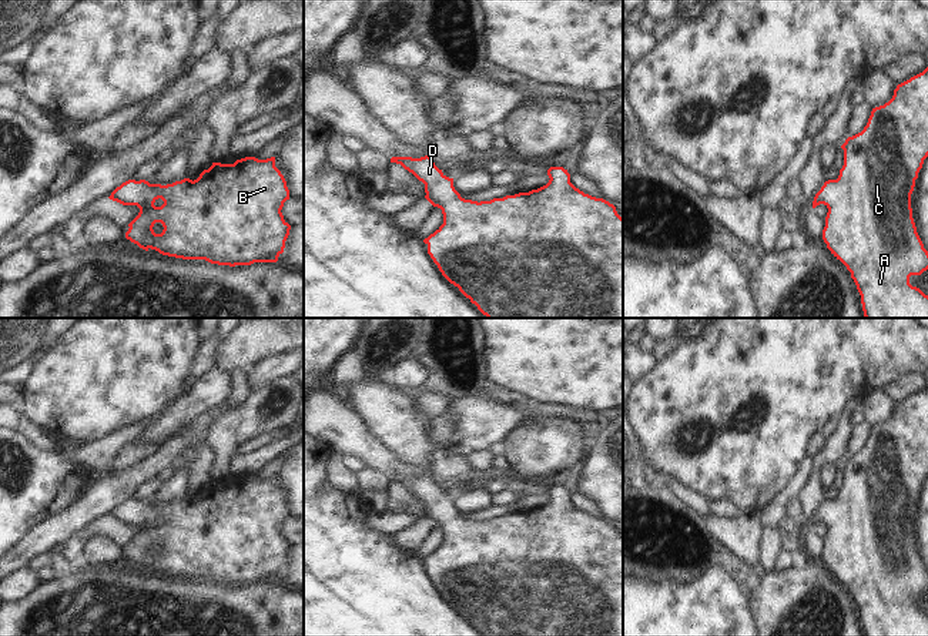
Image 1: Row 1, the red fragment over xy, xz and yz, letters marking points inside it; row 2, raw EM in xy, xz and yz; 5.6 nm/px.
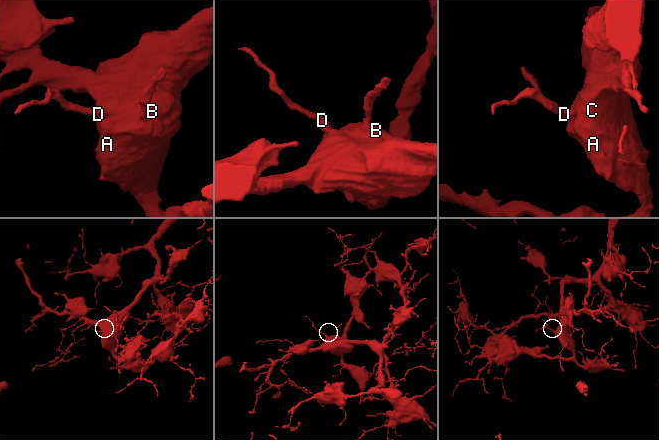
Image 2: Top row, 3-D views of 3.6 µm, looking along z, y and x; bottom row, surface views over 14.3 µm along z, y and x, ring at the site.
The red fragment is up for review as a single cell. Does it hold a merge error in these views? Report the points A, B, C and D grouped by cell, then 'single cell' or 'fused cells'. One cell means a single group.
A B C D | single cell

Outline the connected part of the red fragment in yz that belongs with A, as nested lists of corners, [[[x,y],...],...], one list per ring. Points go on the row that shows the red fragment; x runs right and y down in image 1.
[[[928,67],[898,84],[892,98],[872,108],[864,130],[848,137],[841,148],[844,165],[838,178],[825,181],[813,201],[813,208],[820,204],[828,208],[823,230],[827,248],[851,272],[865,318],[928,318],[928,295],[909,284],[911,275],[928,270],[928,251],[917,232],[911,208],[915,180],[928,157]]]

